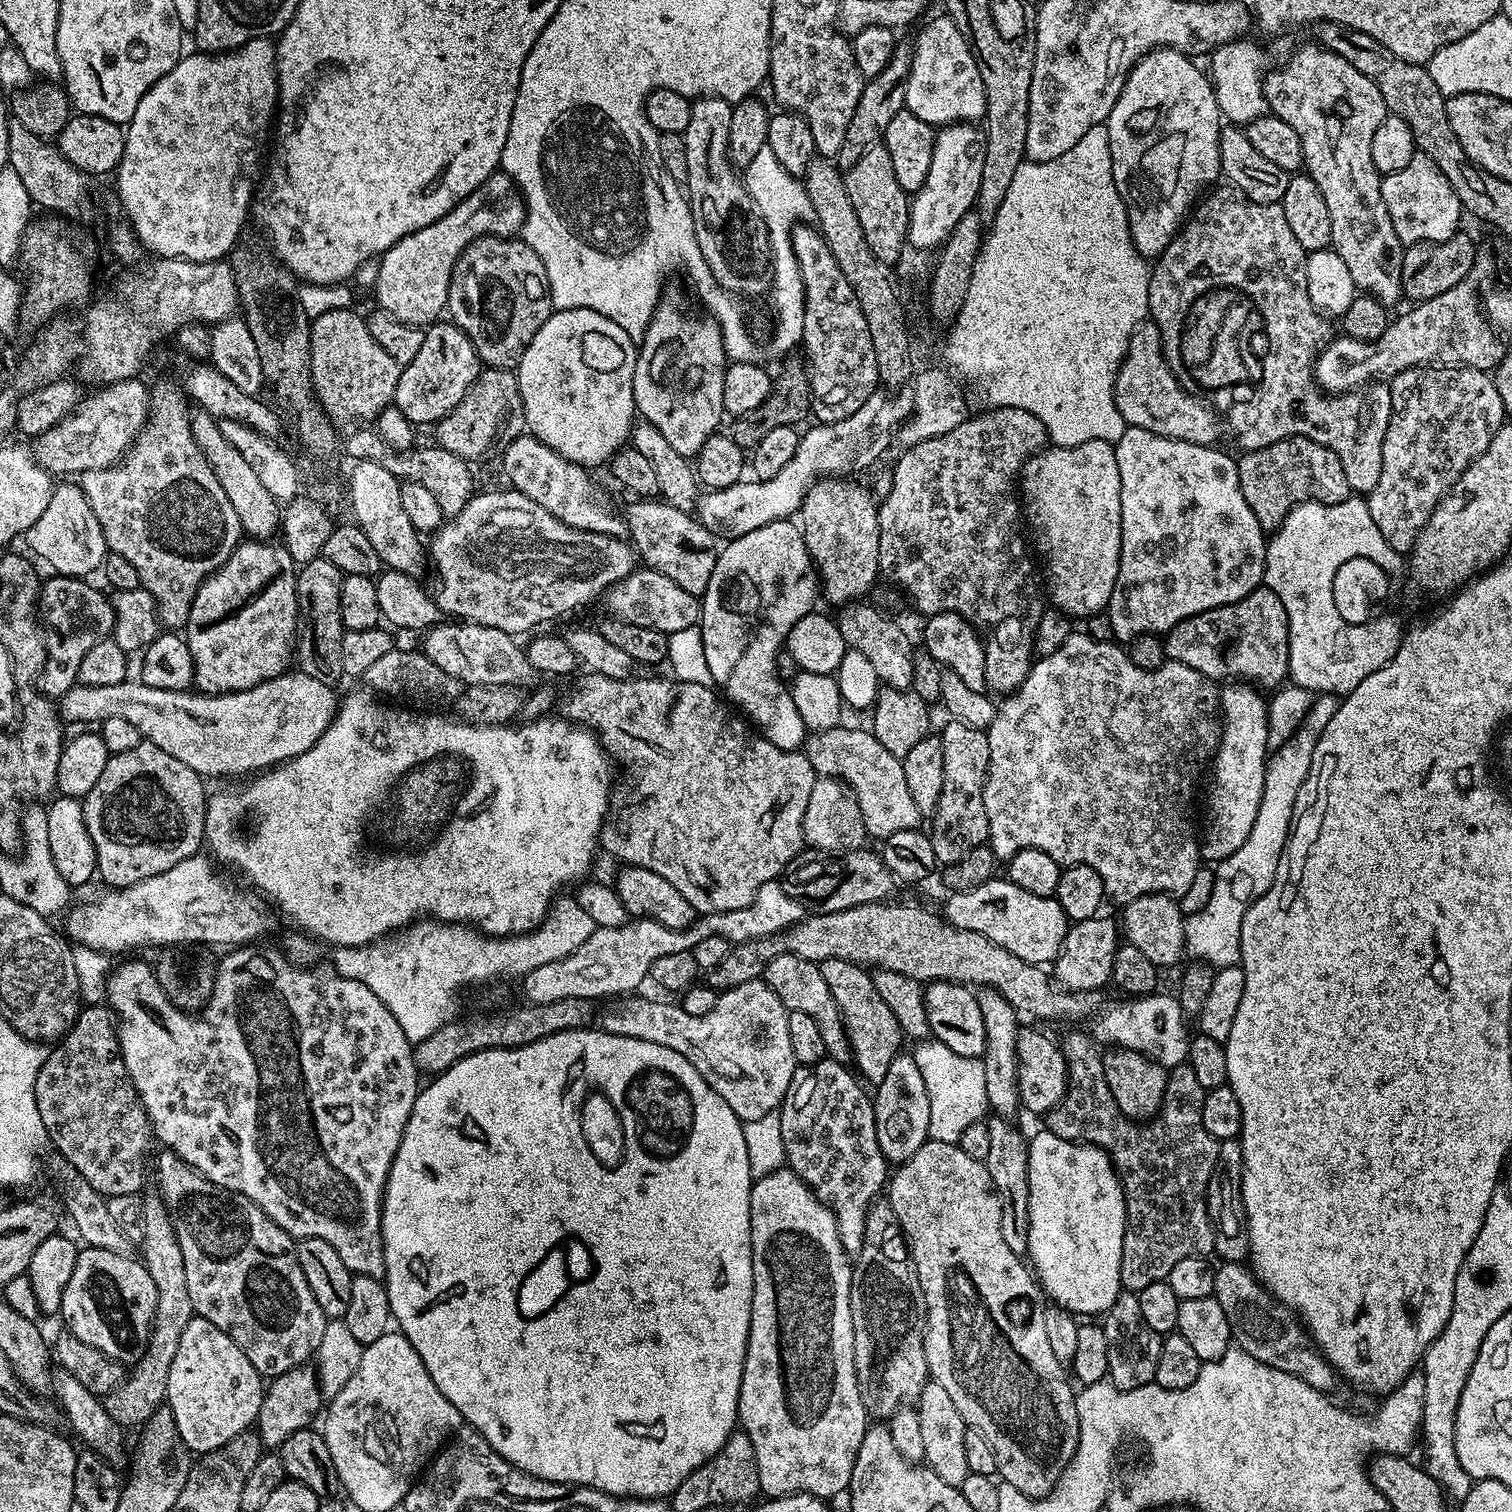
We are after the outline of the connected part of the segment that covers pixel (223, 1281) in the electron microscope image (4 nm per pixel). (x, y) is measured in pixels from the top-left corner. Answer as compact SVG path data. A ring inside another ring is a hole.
M167 1150L161 1151L161 1153L156 1160L156 1176L160 1179L158 1192L168 1208L168 1215L171 1216L174 1226L174 1234L178 1238L178 1246L182 1250L182 1266L186 1268L186 1287L190 1293L193 1313L206 1318L206 1322L214 1322L214 1326L218 1326L218 1330L222 1330L222 1334L230 1334L230 1338L234 1338L234 1342L238 1342L242 1354L246 1354L246 1358L250 1358L250 1366L254 1366L254 1370L258 1370L260 1375L265 1378L281 1376L283 1372L301 1367L305 1362L311 1361L316 1347L322 1342L322 1334L326 1330L329 1317L325 1316L322 1306L318 1306L318 1298L314 1298L314 1294L310 1294L310 1286L306 1286L306 1274L302 1274L302 1266L298 1266L296 1257L296 1240L289 1236L286 1230L279 1228L250 1198L210 1182L201 1172L195 1172L185 1160L178 1158L178 1154Z

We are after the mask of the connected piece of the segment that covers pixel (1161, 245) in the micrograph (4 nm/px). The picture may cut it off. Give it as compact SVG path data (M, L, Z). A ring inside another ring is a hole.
M1156 48L1152 52L1148 52L1135 66L1128 72L1128 77L1124 80L1124 85L1120 91L1118 102L1114 102L1114 110L1110 110L1106 125L1109 132L1110 158L1113 159L1113 178L1116 183L1118 193L1121 194L1122 202L1129 216L1130 238L1137 250L1145 258L1155 258L1163 254L1166 246L1170 246L1172 237L1180 231L1185 223L1186 217L1189 215L1190 209L1193 207L1194 201L1201 195L1207 184L1215 185L1220 171L1220 130L1222 127L1222 117L1218 110L1218 102L1216 95L1212 89L1211 79L1196 64L1191 64L1189 57L1182 52L1175 52L1172 48Z

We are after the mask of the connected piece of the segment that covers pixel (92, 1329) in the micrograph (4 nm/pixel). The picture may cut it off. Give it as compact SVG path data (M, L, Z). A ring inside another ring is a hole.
M81 1247L58 1313L59 1319L64 1319L63 1327L72 1332L74 1338L82 1338L82 1342L94 1346L94 1350L102 1350L102 1354L125 1366L142 1358L156 1309L154 1278L150 1278L150 1270L146 1270L143 1262L130 1257L114 1250Z

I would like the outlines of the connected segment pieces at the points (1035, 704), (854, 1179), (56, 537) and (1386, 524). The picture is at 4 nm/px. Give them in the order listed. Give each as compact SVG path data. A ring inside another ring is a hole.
M1084 630L1073 631L1072 635L1066 638L1066 642L1062 642L1062 646L1058 646L1058 650L1054 650L1054 654L1039 657L1026 674L1026 678L1017 686L1016 691L1005 695L1003 699L999 701L994 722L986 730L988 741L990 742L990 766L988 767L988 777L986 778L986 786L984 787L986 818L988 819L987 847L992 849L992 853L996 856L997 861L1000 862L1011 860L1014 854L1018 854L1020 848L1033 848L1034 850L1042 850L1046 854L1050 854L1050 858L1054 858L1054 862L1058 862L1061 866L1067 866L1069 864L1094 866L1094 870L1098 870L1098 874L1102 878L1105 897L1107 897L1109 901L1117 900L1117 905L1120 906L1125 905L1132 899L1138 898L1140 895L1150 895L1155 892L1179 894L1178 892L1186 891L1187 888L1195 882L1196 871L1199 870L1200 864L1202 865L1200 842L1198 839L1198 824L1197 821L1196 824L1192 821L1192 799L1196 796L1196 779L1199 778L1200 771L1202 771L1203 768L1205 771L1206 765L1215 757L1216 749L1220 747L1221 727L1222 717L1218 711L1217 685L1209 680L1208 677L1203 676L1198 670L1194 670L1190 666L1186 666L1177 660L1168 660L1165 664L1158 666L1154 670L1142 670L1138 666L1134 666L1134 662L1128 656L1127 651L1125 651L1119 643L1095 640L1094 638L1090 638L1087 631Z
M831 1058L820 1060L817 1064L797 1067L778 1111L782 1122L782 1146L787 1167L798 1174L798 1178L802 1178L802 1182L806 1182L806 1186L812 1189L818 1202L822 1202L834 1214L838 1242L842 1242L842 1250L846 1250L849 1258L855 1258L862 1250L862 1242L866 1242L866 1214L889 1179L890 1165L878 1146L873 1097L869 1093L867 1096L860 1089L861 1081L844 1067L841 1061Z
M57 483L52 489L50 506L42 510L42 518L31 529L32 544L40 551L40 556L52 567L53 573L77 578L91 577L91 572L101 567L110 549L102 534L102 526L86 498L79 483Z
M1459 366L1407 368L1399 372L1397 376L1391 377L1390 391L1392 394L1392 413L1388 419L1386 438L1382 442L1382 474L1378 474L1378 486L1374 486L1374 490L1367 493L1366 499L1370 510L1370 518L1374 518L1374 526L1378 526L1378 530L1382 530L1382 538L1386 538L1386 542L1390 542L1390 546L1394 546L1396 552L1408 554L1411 553L1416 536L1426 526L1430 514L1440 505L1440 499L1443 498L1444 493L1463 474L1466 466L1470 462L1474 462L1474 458L1478 458L1478 454L1482 454L1486 450L1486 446L1490 446L1490 438L1494 438L1494 434L1498 434L1498 430L1506 422L1506 413L1502 406L1502 398L1496 389L1495 379L1489 373L1477 368L1462 368Z

